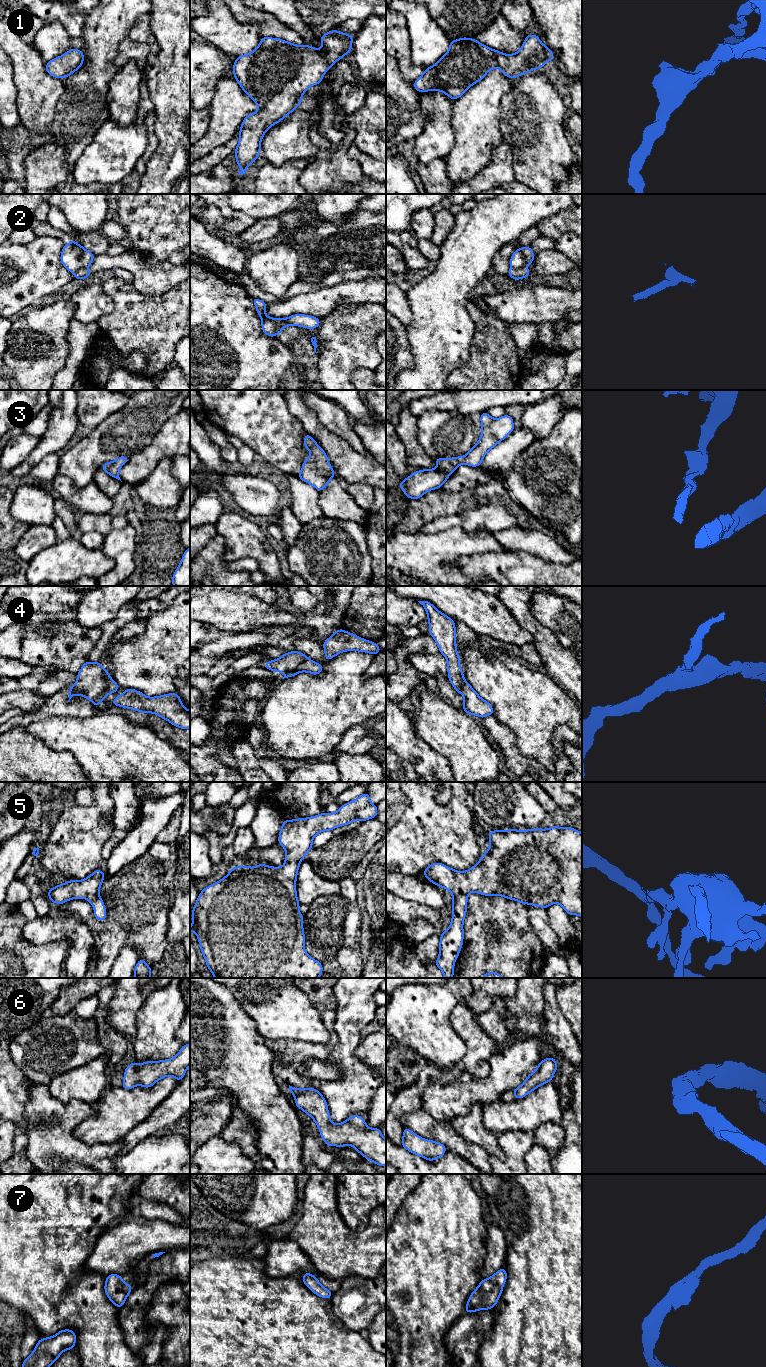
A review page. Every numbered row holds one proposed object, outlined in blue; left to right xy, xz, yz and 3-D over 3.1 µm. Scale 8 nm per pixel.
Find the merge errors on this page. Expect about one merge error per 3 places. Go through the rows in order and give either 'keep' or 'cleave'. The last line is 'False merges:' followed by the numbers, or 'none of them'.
1: keep
2: cleave
3: keep
4: cleave
5: keep
6: keep
7: keep
False merges: 2, 4

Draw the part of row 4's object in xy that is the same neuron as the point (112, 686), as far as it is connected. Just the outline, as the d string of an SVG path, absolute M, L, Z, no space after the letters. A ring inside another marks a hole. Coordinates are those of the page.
M111 679L111 680L109 681L108 685L107 685L107 688L106 688L104 694L103 694L103 695L100 695L99 697L97 697L97 698L93 701L94 708L96 708L98 705L100 705L101 702L103 701L103 699L104 699L107 695L109 695L109 694L117 691L119 688L120 688L120 686L119 686L114 680Z

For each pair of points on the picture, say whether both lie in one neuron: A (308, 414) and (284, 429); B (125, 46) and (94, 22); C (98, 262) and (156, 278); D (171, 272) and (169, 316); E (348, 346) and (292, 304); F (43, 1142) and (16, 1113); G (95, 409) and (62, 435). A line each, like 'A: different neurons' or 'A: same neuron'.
A: different neurons
B: different neurons
C: same neuron
D: different neurons
E: different neurons
F: different neurons
G: different neurons

